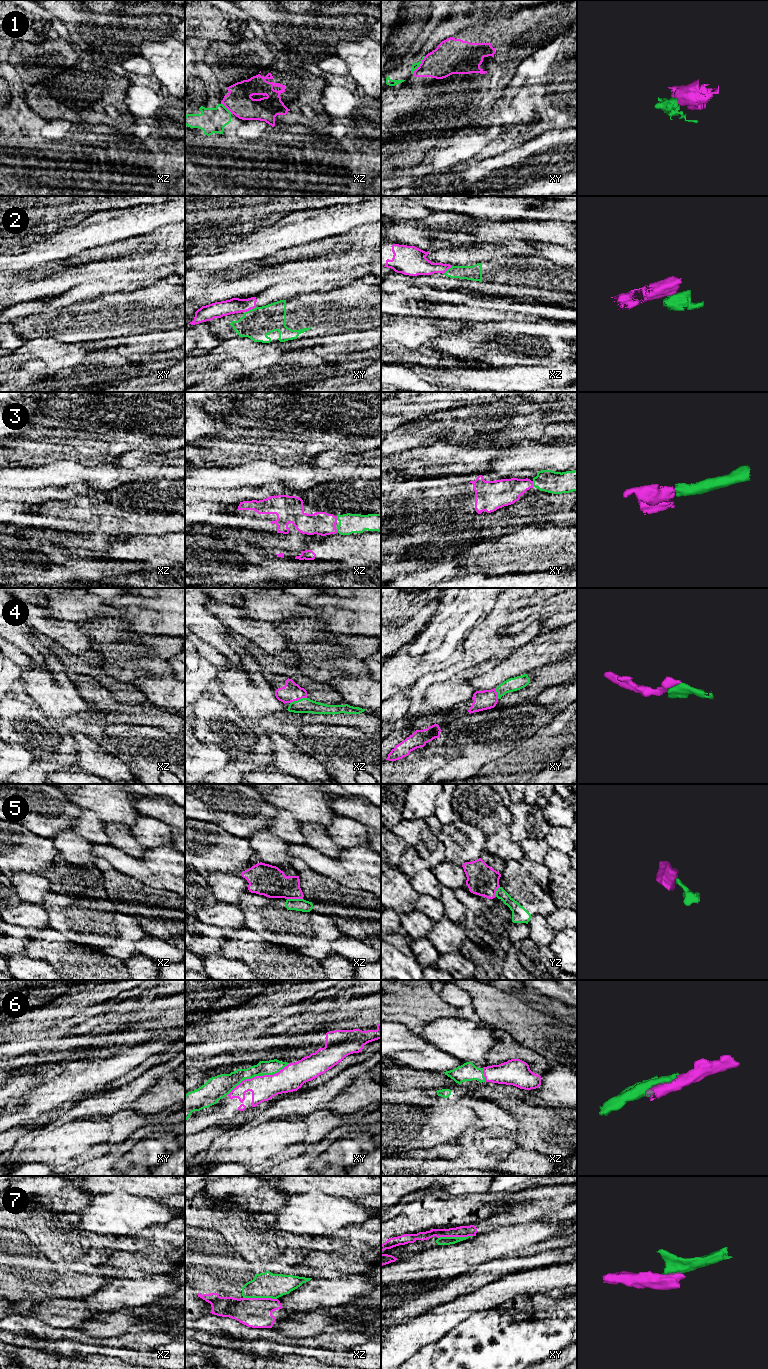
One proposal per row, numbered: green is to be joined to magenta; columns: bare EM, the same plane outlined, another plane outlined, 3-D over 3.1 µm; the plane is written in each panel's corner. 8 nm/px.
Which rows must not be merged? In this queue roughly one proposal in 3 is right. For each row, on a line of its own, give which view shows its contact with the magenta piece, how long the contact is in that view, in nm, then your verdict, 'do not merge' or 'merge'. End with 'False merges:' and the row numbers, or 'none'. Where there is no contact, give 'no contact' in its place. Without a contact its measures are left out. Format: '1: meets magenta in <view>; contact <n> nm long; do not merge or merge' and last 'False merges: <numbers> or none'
1: meets magenta in xy; contact 180 nm long; do not merge
2: meets magenta in xy; contact 100 nm long; do not merge
3: meets magenta in xy; contact 50 nm long; merge
4: meets magenta in xz; contact 140 nm long; merge
5: meets magenta in xz; contact 130 nm long; do not merge
6: meets magenta in xy; contact 550 nm long; merge
7: meets magenta in xy; contact 280 nm long; do not merge
False merges: 1, 2, 5, 7

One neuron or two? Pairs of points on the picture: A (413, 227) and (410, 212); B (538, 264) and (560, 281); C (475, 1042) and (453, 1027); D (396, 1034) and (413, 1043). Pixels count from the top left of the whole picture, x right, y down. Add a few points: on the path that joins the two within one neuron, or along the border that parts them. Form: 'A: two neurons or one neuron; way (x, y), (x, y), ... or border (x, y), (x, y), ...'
A: two neurons; border (419, 219), (397, 221)
B: one neuron; way (543, 269), (550, 275), (555, 276)
C: one neuron; way (470, 1041), (467, 1041), (458, 1032)
D: one neuron; way (400, 1038), (409, 1040)

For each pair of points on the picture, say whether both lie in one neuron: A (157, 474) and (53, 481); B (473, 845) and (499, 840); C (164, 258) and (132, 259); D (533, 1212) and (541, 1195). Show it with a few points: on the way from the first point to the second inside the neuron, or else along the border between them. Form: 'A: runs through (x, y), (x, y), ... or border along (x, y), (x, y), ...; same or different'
A: runs through (131, 475), (79, 475); same
B: border along (487, 836), (484, 849); different
C: runs through (156, 259), (140, 259); same
D: runs through (537, 1208), (541, 1199); same

